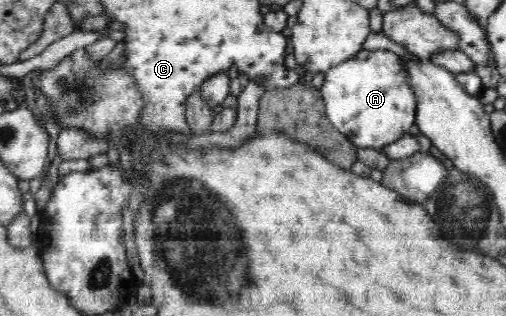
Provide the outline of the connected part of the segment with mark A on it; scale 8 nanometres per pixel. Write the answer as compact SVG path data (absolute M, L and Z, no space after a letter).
M361 49L353 58L331 66L324 74L324 83L319 89L326 108L329 122L346 135L347 139L357 148L371 148L382 150L404 135L410 135L410 128L416 124L418 99L409 81L405 61L389 50Z

